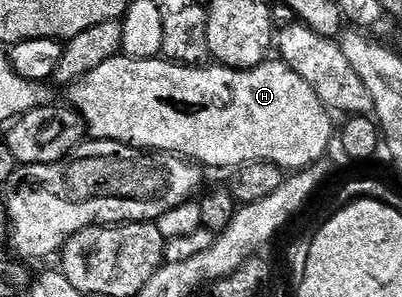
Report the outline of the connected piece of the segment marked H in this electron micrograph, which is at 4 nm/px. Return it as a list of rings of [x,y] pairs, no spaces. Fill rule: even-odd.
[[[120,53],[115,58],[105,61],[105,65],[97,65],[97,69],[93,69],[93,73],[70,84],[69,91],[71,91],[70,106],[74,107],[82,117],[84,128],[89,132],[92,140],[108,139],[118,143],[128,143],[131,147],[156,153],[174,153],[176,156],[194,161],[207,169],[210,167],[234,169],[241,166],[242,163],[276,163],[277,166],[294,173],[302,171],[303,168],[310,167],[312,164],[318,164],[323,159],[321,157],[326,153],[327,146],[333,143],[333,131],[331,135],[332,112],[323,106],[323,102],[319,100],[317,93],[313,93],[313,89],[308,83],[301,81],[301,77],[297,77],[297,73],[293,73],[293,69],[289,69],[289,65],[282,61],[268,61],[253,69],[238,71],[218,65],[187,66],[183,63],[172,63],[164,57],[131,59],[127,54]]]

